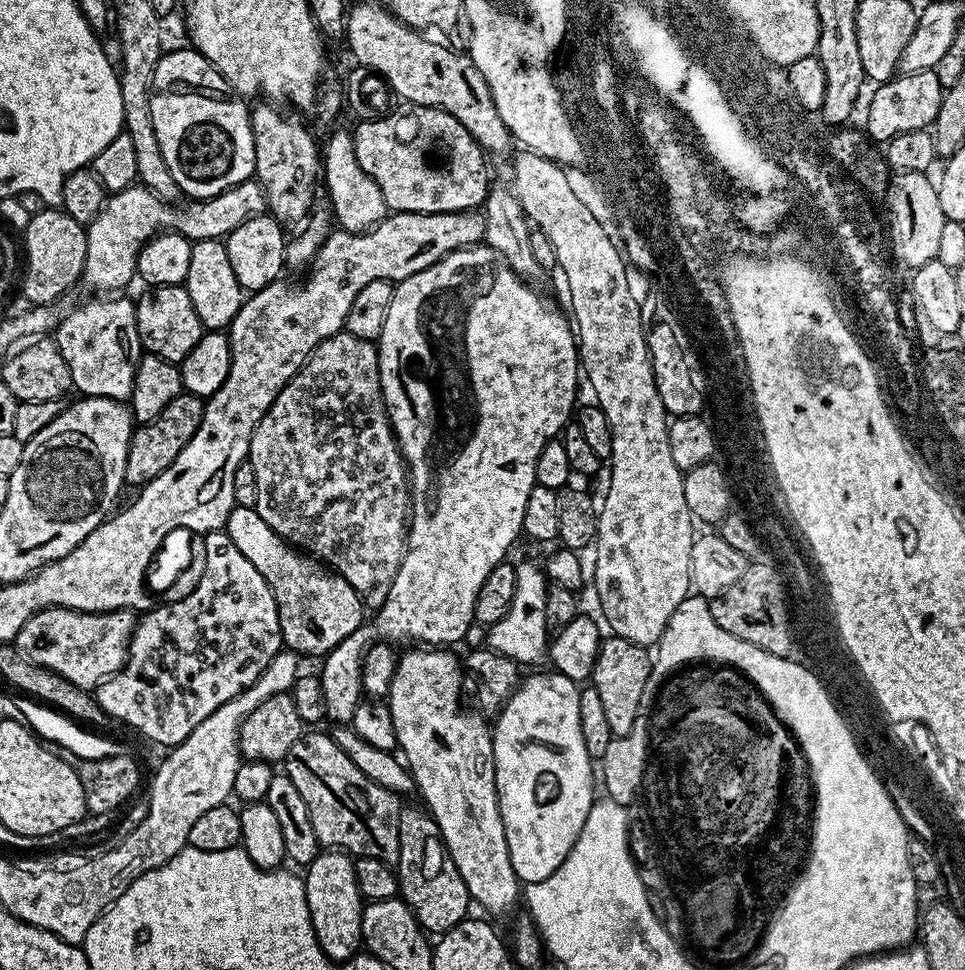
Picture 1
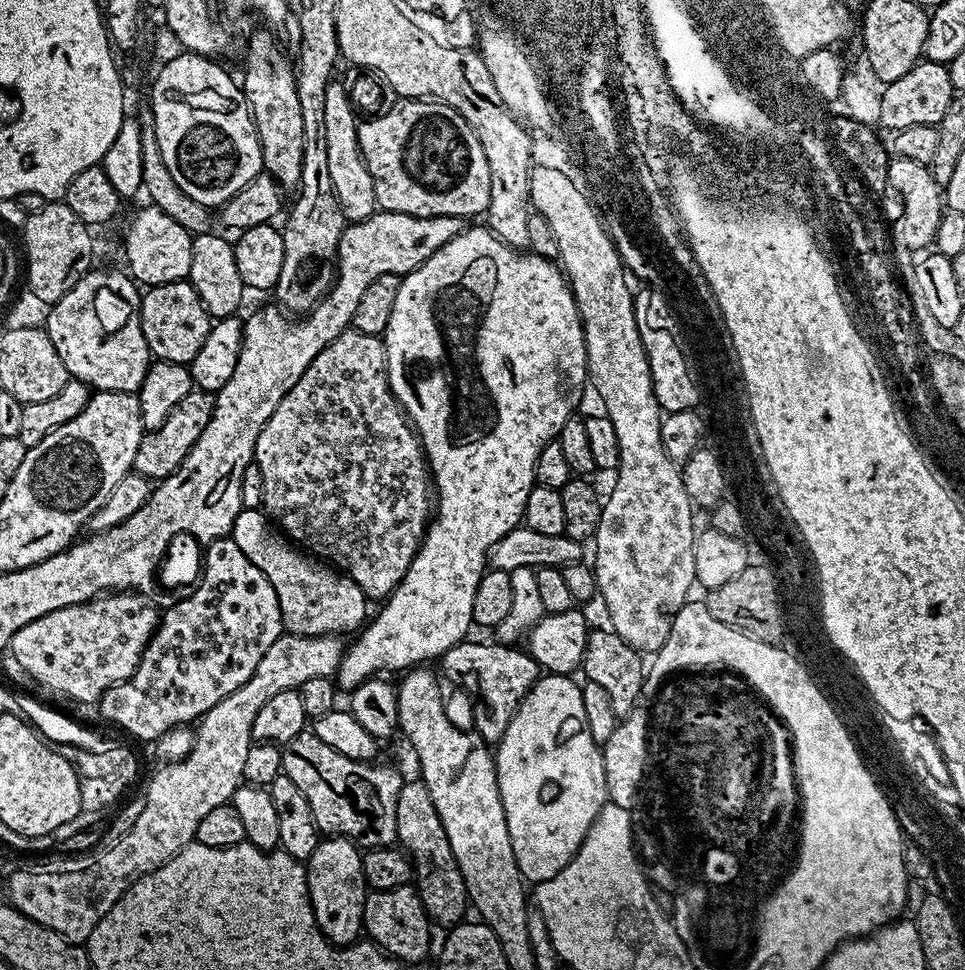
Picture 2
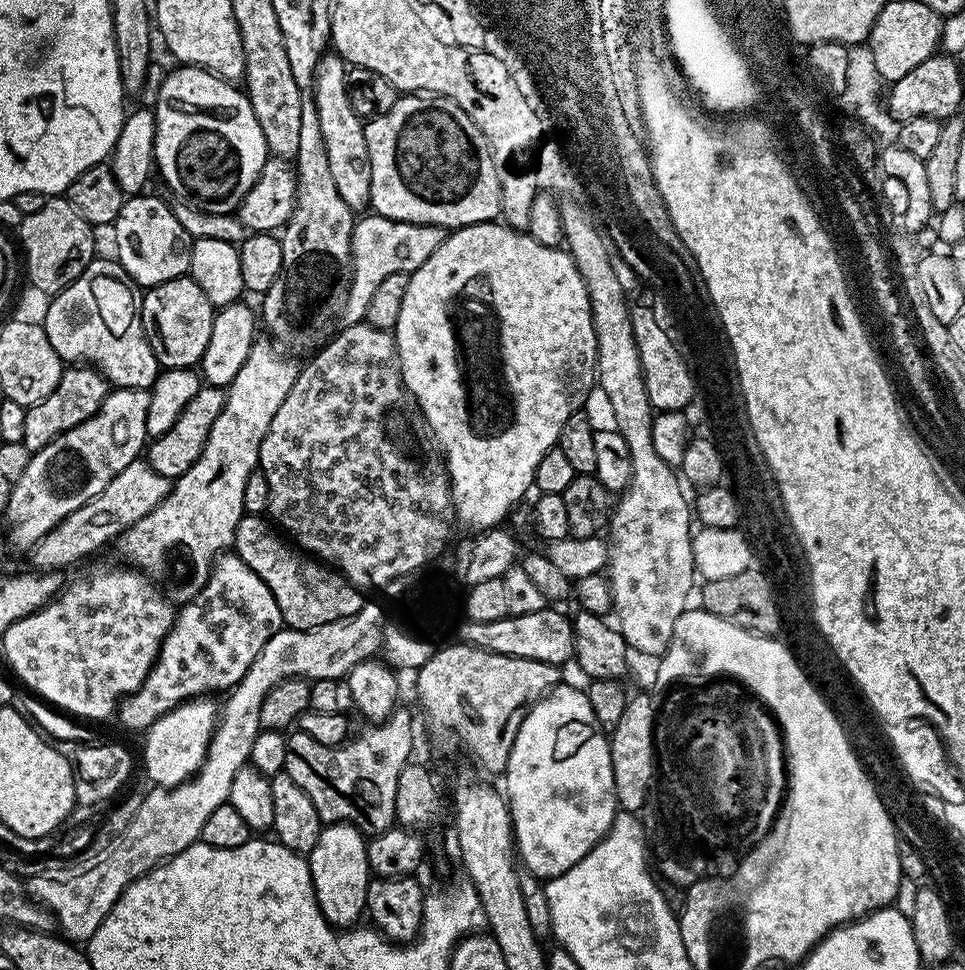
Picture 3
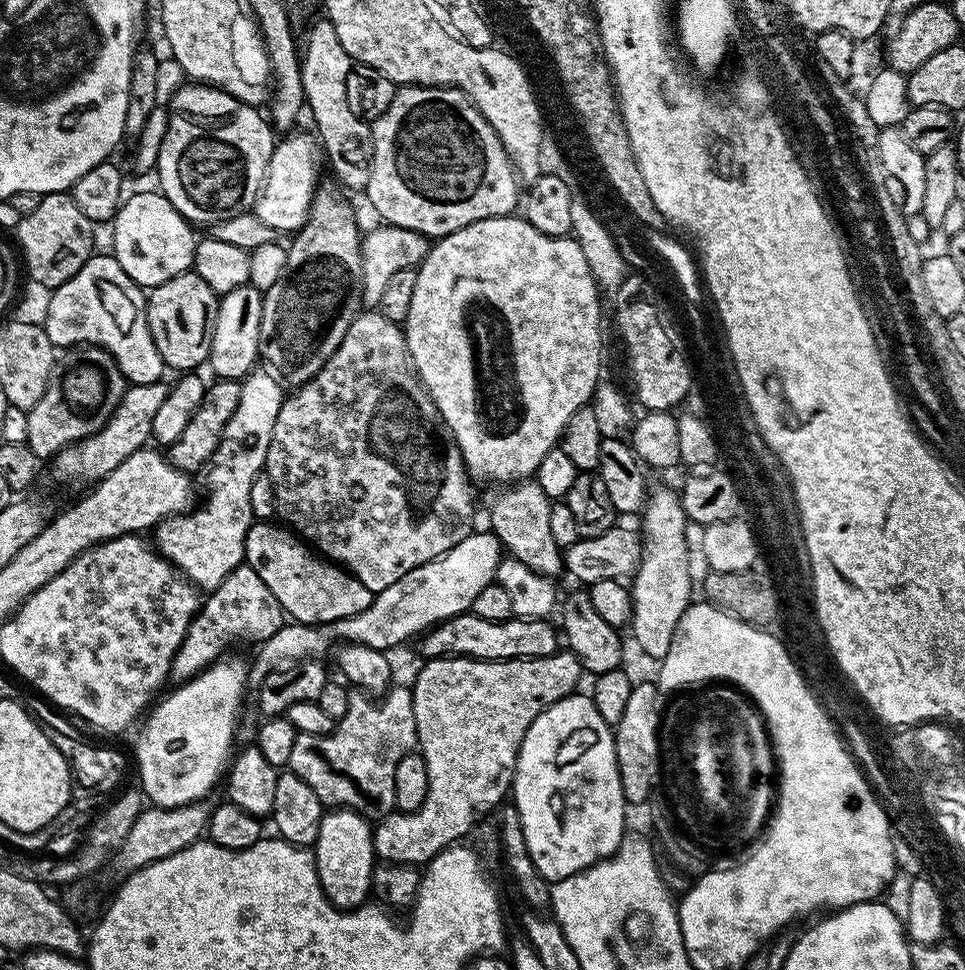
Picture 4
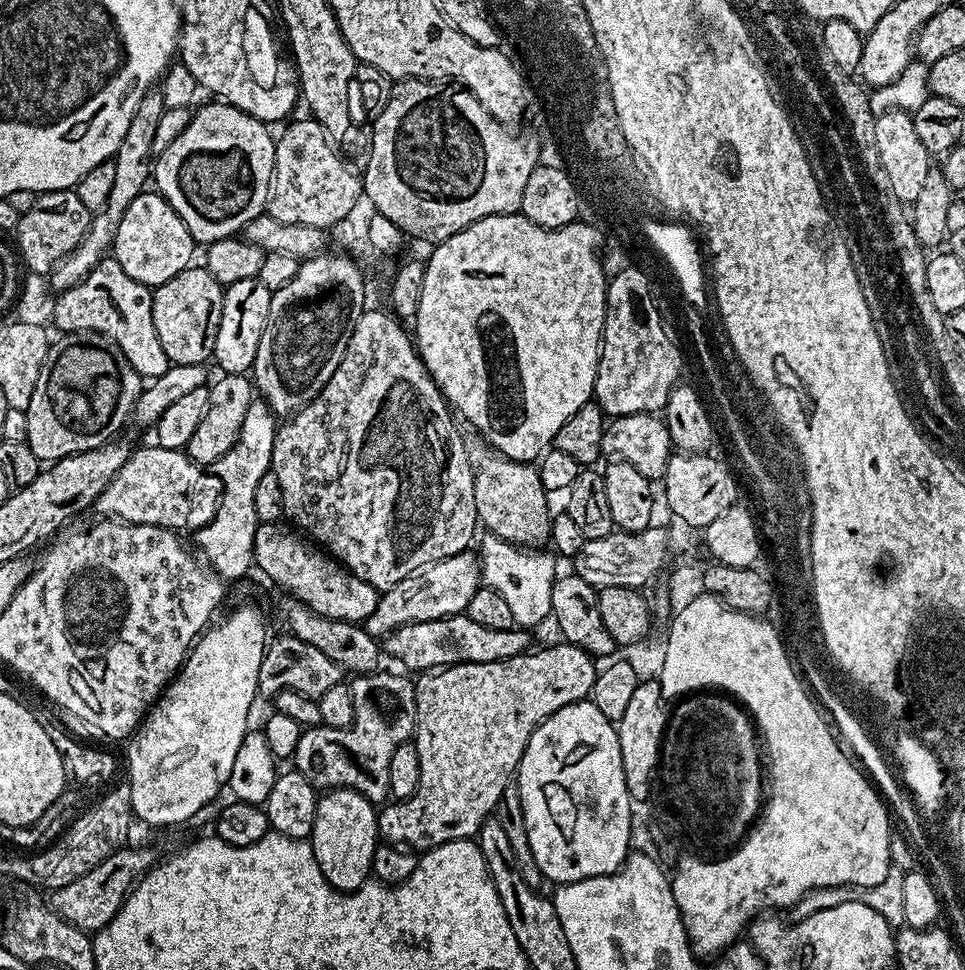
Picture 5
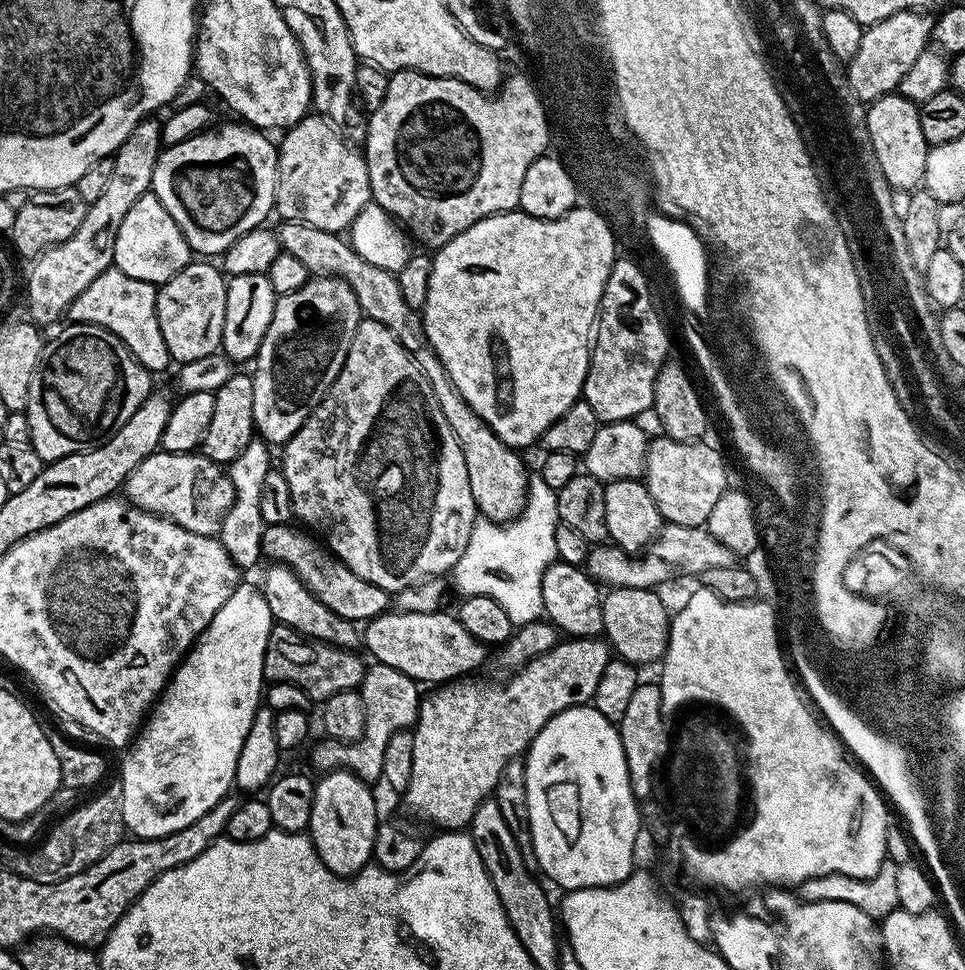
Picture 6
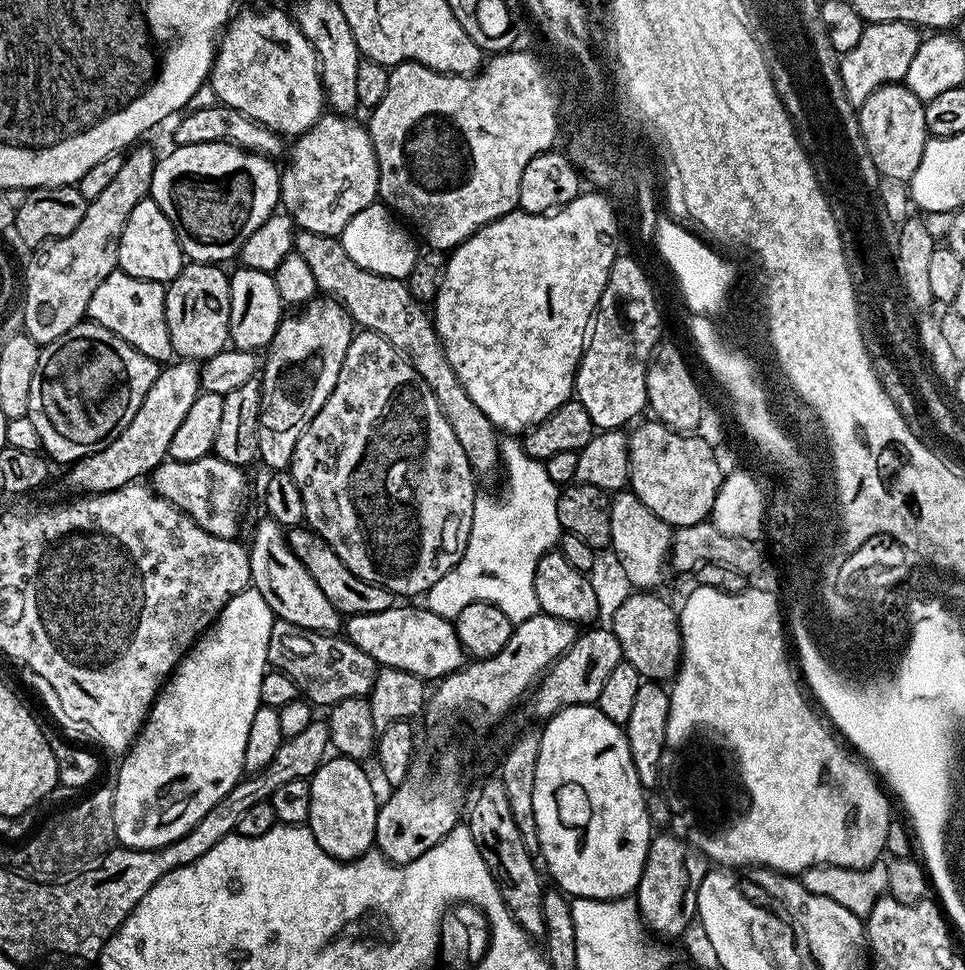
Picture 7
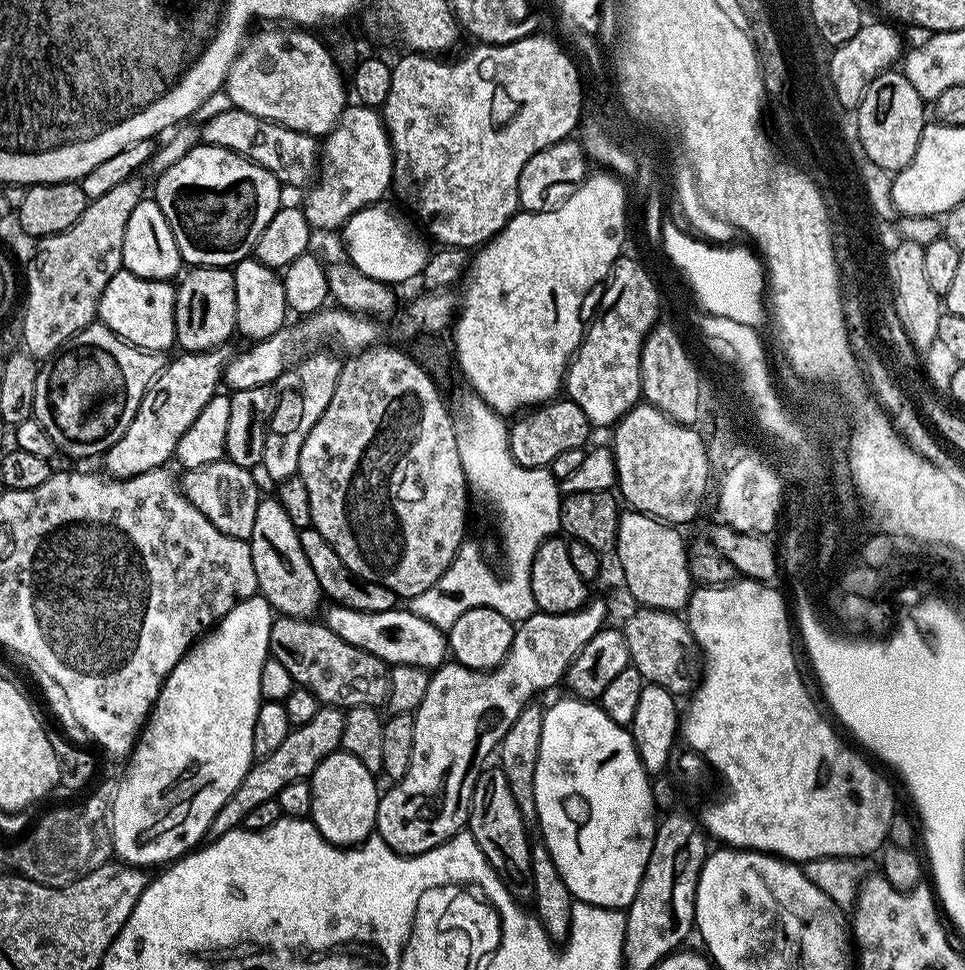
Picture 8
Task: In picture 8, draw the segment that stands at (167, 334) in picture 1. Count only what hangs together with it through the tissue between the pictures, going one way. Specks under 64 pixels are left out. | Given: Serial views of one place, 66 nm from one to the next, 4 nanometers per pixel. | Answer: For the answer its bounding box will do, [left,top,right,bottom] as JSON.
[174,266,236,352]

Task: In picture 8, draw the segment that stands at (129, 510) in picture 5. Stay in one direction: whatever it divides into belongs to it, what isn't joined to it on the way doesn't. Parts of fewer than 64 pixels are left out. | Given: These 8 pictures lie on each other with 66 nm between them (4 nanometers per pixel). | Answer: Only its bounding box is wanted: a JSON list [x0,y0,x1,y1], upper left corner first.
[183,458,262,540]

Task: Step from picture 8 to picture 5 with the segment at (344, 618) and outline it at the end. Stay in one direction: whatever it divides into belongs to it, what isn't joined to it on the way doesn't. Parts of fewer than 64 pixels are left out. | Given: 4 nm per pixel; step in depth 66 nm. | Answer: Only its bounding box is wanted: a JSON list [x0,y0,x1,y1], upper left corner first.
[382,614,529,673]

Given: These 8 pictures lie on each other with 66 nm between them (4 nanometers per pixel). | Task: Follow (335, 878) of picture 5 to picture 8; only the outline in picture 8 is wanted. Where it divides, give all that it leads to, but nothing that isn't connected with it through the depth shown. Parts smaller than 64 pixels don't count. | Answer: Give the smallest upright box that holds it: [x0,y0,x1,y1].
[310,750,381,848]

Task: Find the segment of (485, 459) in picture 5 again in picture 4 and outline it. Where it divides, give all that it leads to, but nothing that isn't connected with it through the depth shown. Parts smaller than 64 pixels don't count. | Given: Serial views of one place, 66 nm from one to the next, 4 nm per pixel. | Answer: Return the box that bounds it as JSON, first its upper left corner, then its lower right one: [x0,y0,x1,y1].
[488,482,565,578]

